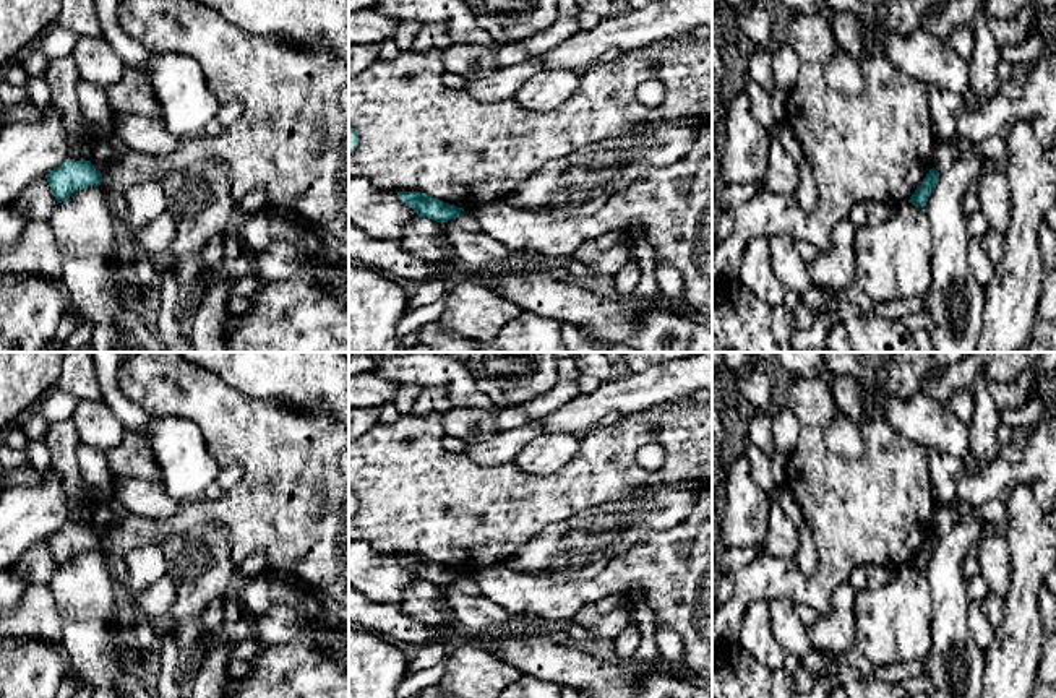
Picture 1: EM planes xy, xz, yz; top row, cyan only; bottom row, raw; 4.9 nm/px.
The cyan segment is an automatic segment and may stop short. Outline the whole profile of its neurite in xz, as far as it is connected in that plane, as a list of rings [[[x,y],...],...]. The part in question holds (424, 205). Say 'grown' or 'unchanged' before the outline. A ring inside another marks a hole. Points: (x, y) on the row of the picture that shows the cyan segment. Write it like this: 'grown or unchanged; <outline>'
unchanged; [[[396,192],[399,200],[412,208],[419,218],[428,218],[436,222],[448,222],[456,219],[464,208],[435,200],[427,193],[420,192]]]

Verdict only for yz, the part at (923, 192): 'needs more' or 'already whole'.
already whole

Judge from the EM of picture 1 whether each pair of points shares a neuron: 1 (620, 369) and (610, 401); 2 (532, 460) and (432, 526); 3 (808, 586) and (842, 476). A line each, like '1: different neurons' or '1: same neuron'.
1: different neurons
2: different neurons
3: same neuron

